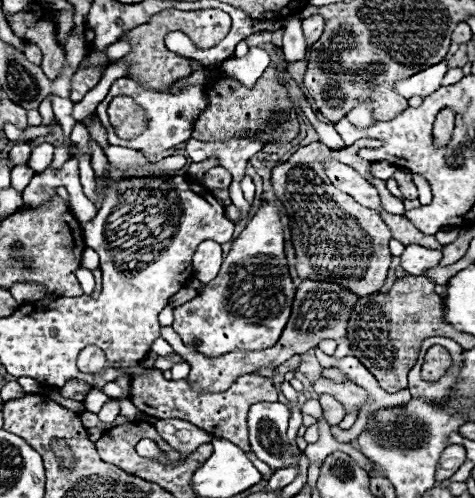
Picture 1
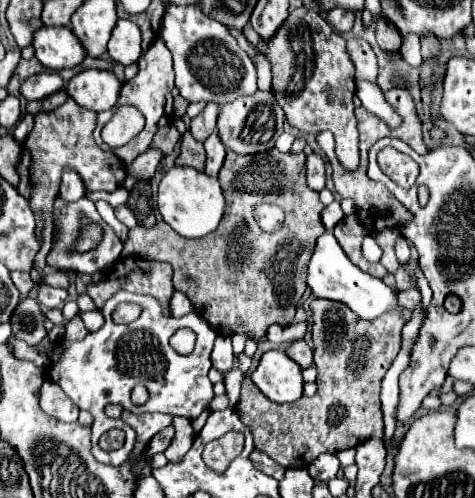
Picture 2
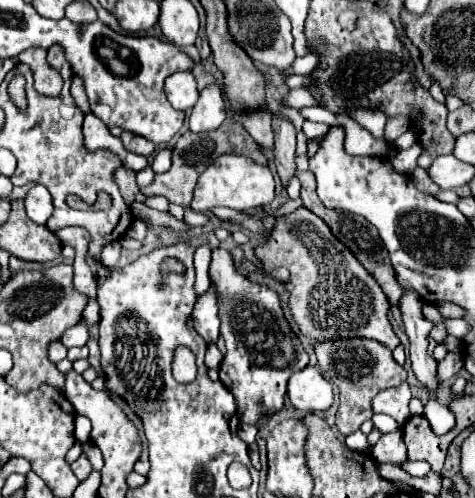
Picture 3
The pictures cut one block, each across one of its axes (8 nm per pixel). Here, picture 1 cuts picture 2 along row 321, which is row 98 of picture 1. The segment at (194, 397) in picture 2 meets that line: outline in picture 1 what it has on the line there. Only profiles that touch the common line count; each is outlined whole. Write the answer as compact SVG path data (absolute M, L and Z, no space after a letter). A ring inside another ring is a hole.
M122 76L118 78L112 86L110 86L110 92L108 96L98 104L96 108L96 114L100 116L100 122L106 126L108 130L108 142L114 144L114 146L124 146L124 148L132 148L132 150L142 150L142 152L148 152L148 154L160 154L164 150L170 150L182 142L186 142L192 134L192 126L194 126L194 120L198 118L198 114L206 108L206 98L204 98L204 88L200 86L192 86L188 88L186 92L178 92L174 86L170 86L170 92L162 94L162 92L156 92L156 90L140 90L138 82L128 78L128 76ZM120 94L128 94L128 96L134 96L136 102L148 112L150 116L150 130L144 130L138 138L134 140L120 140L114 130L112 130L112 124L108 120L108 104L114 96L120 96ZM152 124L158 128L158 130L152 130Z

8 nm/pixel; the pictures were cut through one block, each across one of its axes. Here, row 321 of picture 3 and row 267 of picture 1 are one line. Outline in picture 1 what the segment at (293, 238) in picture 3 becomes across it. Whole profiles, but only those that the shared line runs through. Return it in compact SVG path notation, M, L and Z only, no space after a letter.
M358 140L356 144L342 150L330 150L320 142L312 142L298 148L290 160L276 166L270 178L274 194L290 218L298 276L302 280L312 278L320 282L336 282L338 286L352 290L356 296L374 294L384 284L392 258L388 250L392 234L378 212L360 206L348 194L340 192L328 182L322 156L336 158L348 166L364 166L364 170L370 170L372 162L358 156L358 150L368 148L368 142L370 140Z

